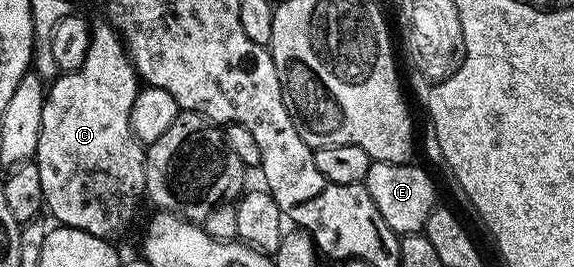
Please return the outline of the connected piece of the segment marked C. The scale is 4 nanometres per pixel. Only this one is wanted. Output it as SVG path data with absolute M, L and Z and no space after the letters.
M107 23L101 25L93 24L90 32L90 47L86 51L86 59L82 67L78 67L73 73L60 73L47 86L44 95L44 106L42 107L42 131L38 131L38 147L34 158L38 167L38 176L42 179L42 195L47 212L52 212L57 217L60 225L69 225L71 229L86 231L95 237L105 239L116 239L119 233L124 233L132 225L132 220L136 217L136 212L140 209L140 200L145 200L144 192L144 151L145 146L141 145L140 140L132 134L130 127L130 107L134 107L134 99L140 92L142 85L136 75L136 68L132 66L132 60L128 58L128 51L120 40L120 34Z

